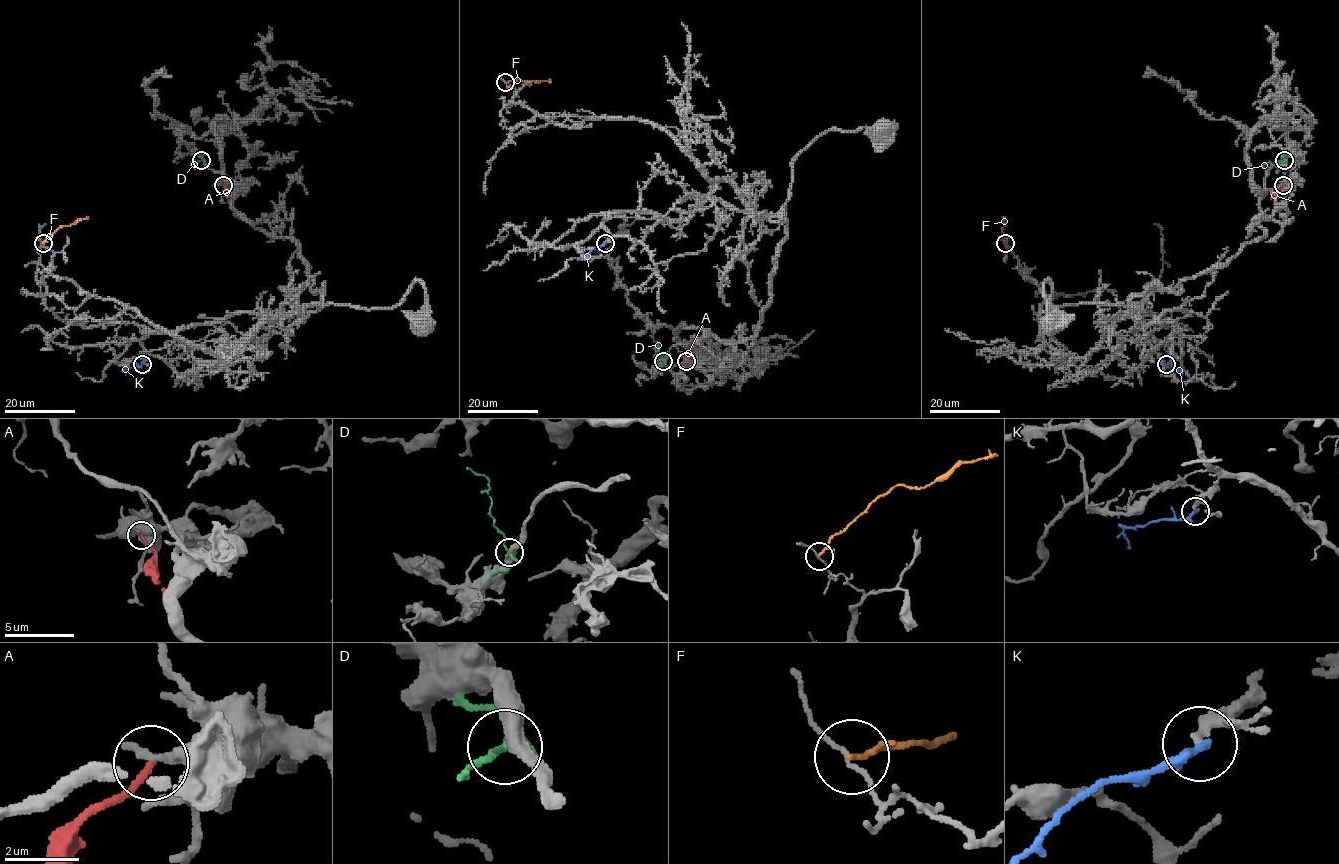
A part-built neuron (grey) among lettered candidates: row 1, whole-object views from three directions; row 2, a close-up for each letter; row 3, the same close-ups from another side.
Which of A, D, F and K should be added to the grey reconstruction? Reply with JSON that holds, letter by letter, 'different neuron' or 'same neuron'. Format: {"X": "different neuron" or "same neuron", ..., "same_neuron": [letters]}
{"A": "different neuron", "D": "different neuron", "F": "different neuron", "K": "different neuron", "same_neuron": []}

